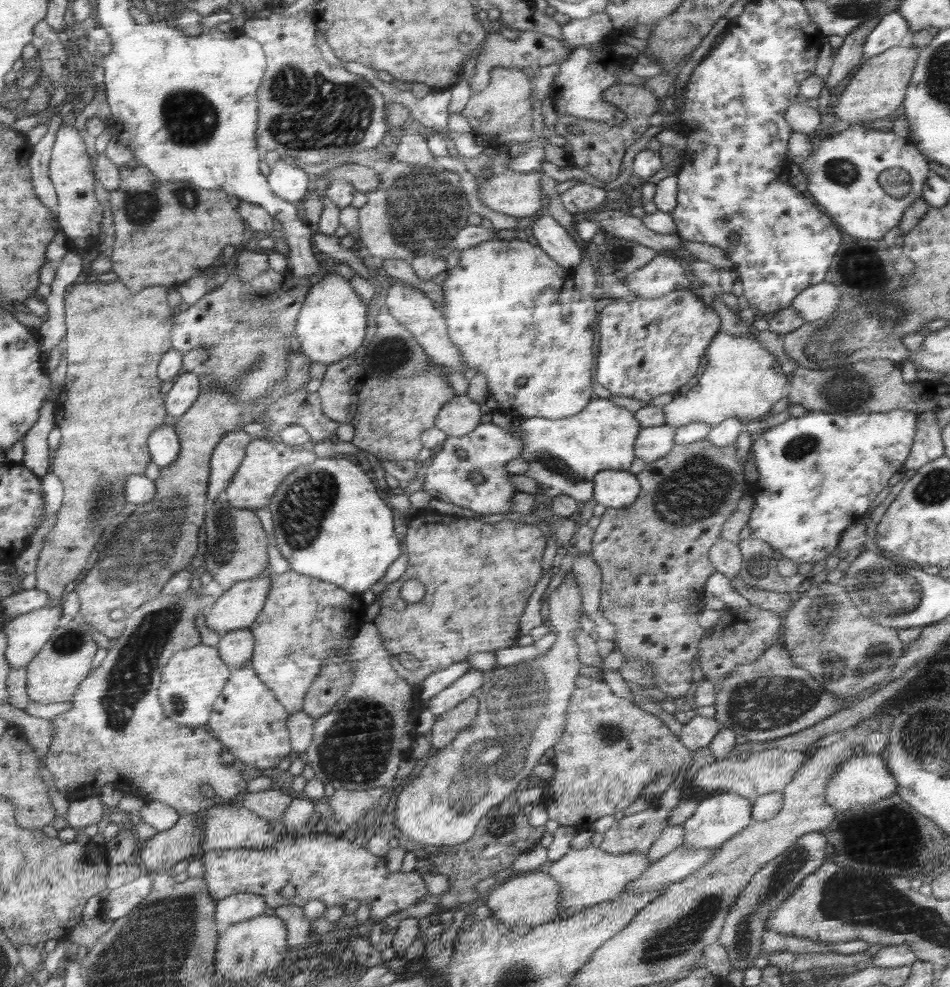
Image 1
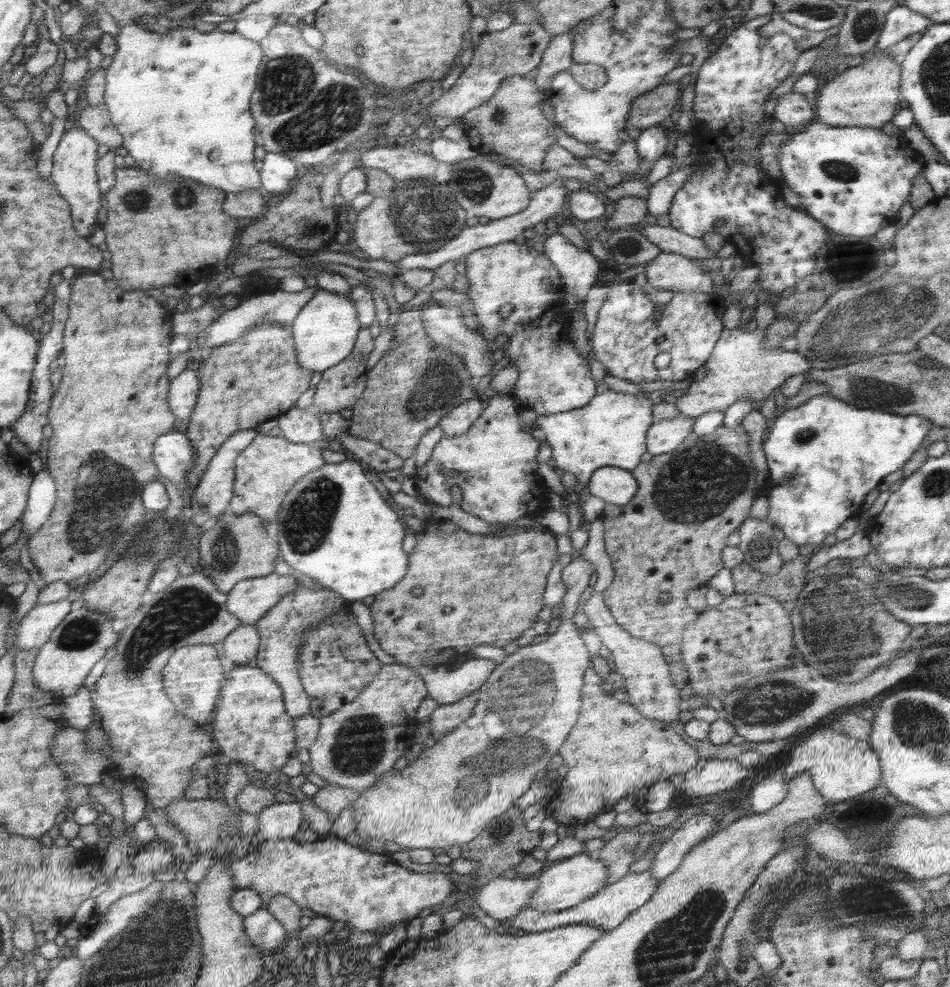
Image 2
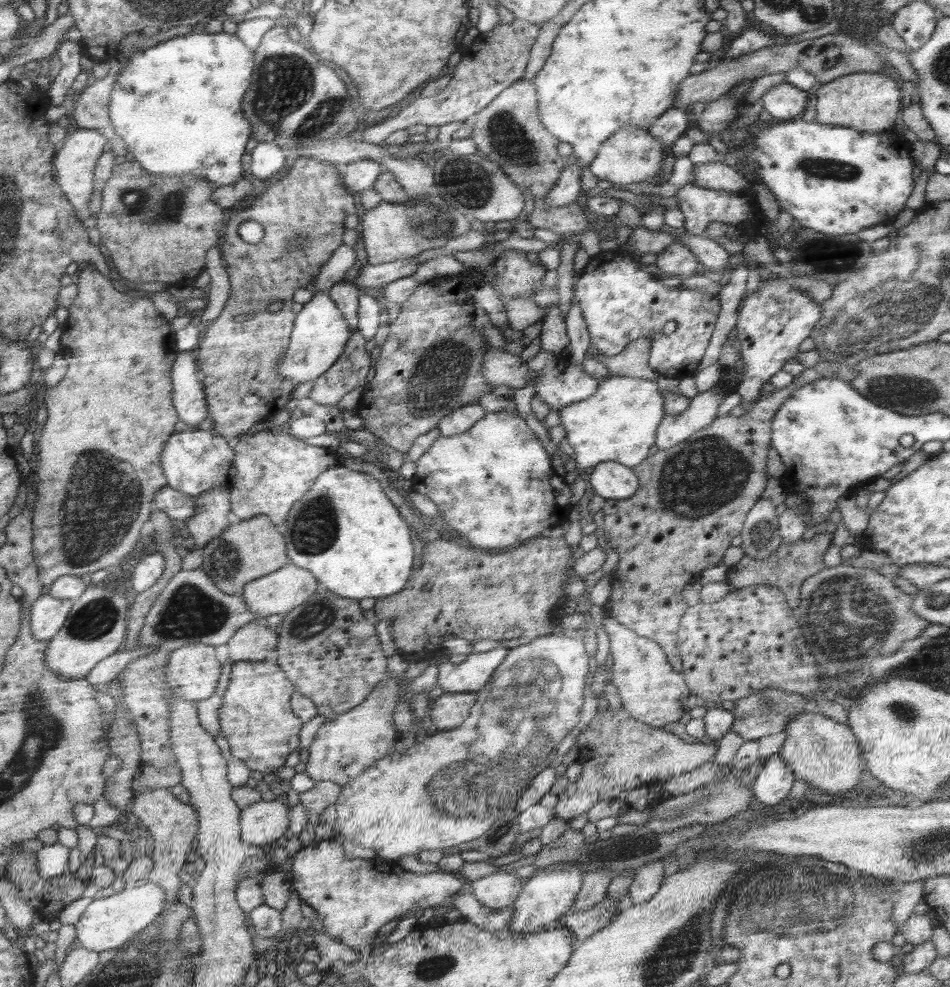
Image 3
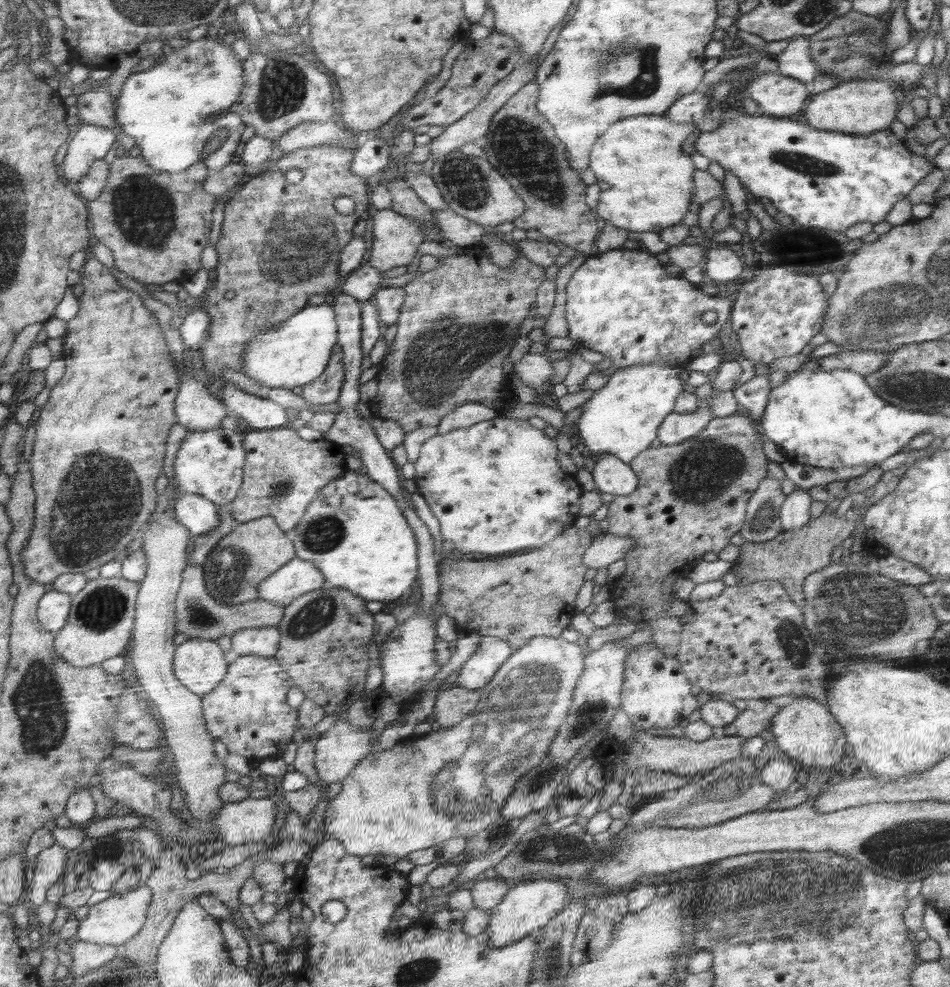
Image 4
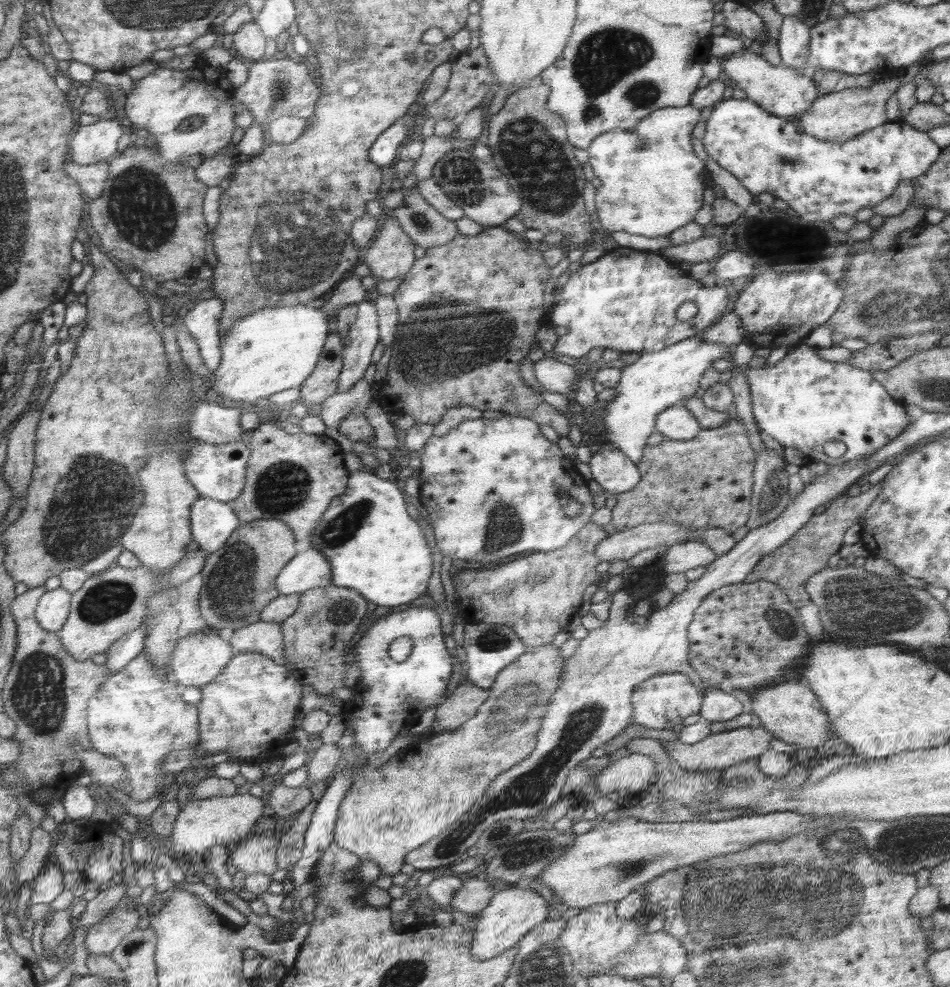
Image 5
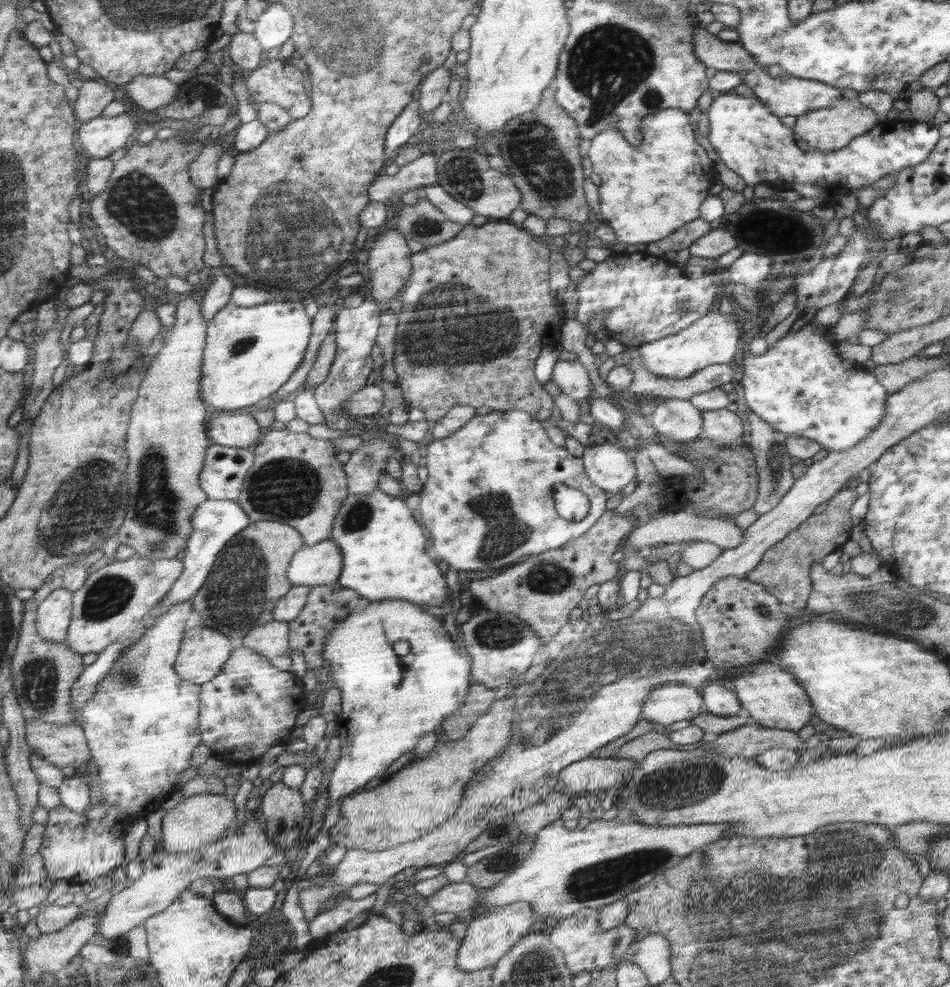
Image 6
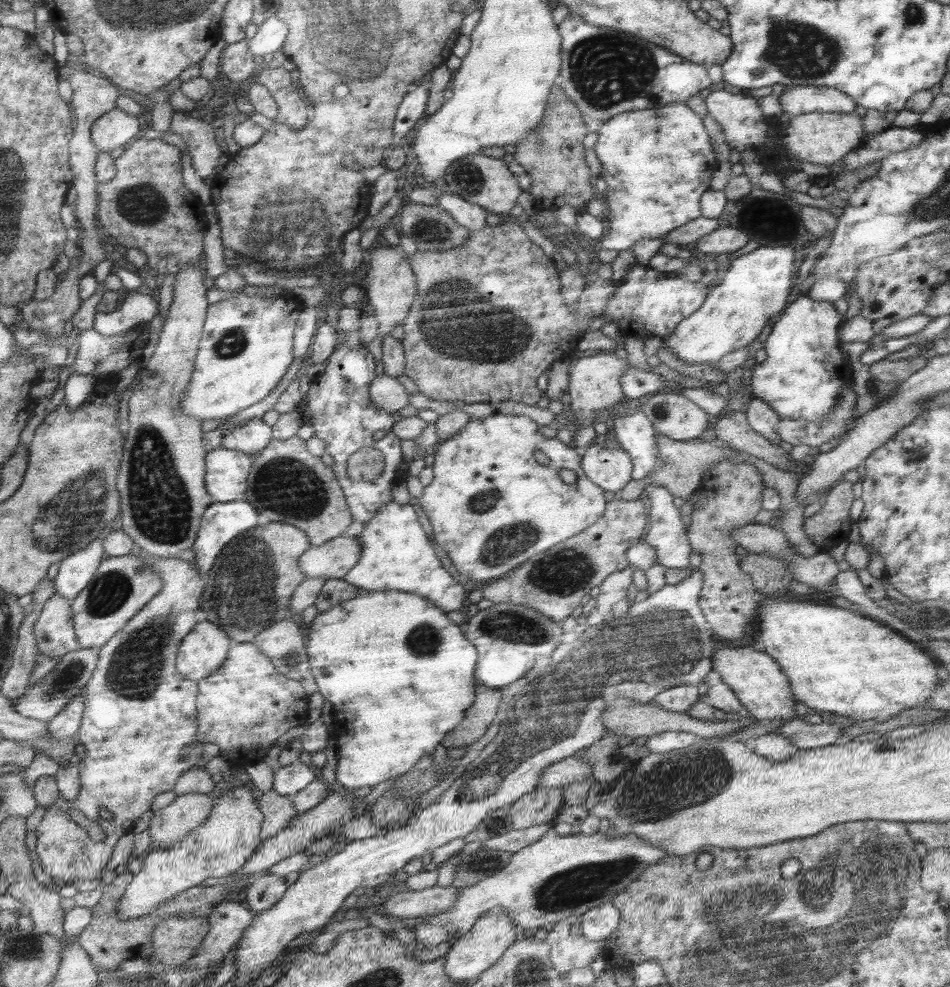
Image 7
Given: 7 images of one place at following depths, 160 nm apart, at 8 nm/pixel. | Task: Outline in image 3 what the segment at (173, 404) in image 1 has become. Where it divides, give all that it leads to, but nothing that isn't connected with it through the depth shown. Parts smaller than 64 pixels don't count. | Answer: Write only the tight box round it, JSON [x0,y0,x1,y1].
[172,351,208,428]

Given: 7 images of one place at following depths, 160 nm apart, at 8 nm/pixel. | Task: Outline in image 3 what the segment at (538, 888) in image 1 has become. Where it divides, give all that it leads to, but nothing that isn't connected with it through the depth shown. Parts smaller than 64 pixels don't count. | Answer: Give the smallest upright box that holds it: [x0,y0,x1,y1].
[466,870,524,910]

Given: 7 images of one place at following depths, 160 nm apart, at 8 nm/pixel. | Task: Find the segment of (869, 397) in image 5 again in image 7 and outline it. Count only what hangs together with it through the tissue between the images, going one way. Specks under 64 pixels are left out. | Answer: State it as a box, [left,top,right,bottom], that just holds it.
[750,292,851,421]

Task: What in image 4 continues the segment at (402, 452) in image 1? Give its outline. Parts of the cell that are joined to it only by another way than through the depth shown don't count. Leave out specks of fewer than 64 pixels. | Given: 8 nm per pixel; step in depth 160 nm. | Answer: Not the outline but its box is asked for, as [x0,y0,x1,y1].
[371,244,546,435]

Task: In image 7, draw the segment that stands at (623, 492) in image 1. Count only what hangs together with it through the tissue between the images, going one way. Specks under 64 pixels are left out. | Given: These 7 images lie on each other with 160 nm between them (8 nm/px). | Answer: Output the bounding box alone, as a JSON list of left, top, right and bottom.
[583,444,632,493]

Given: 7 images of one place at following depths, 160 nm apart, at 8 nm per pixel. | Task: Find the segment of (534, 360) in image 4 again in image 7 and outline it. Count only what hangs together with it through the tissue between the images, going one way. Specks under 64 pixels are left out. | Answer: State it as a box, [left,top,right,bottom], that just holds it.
[569,351,634,417]

